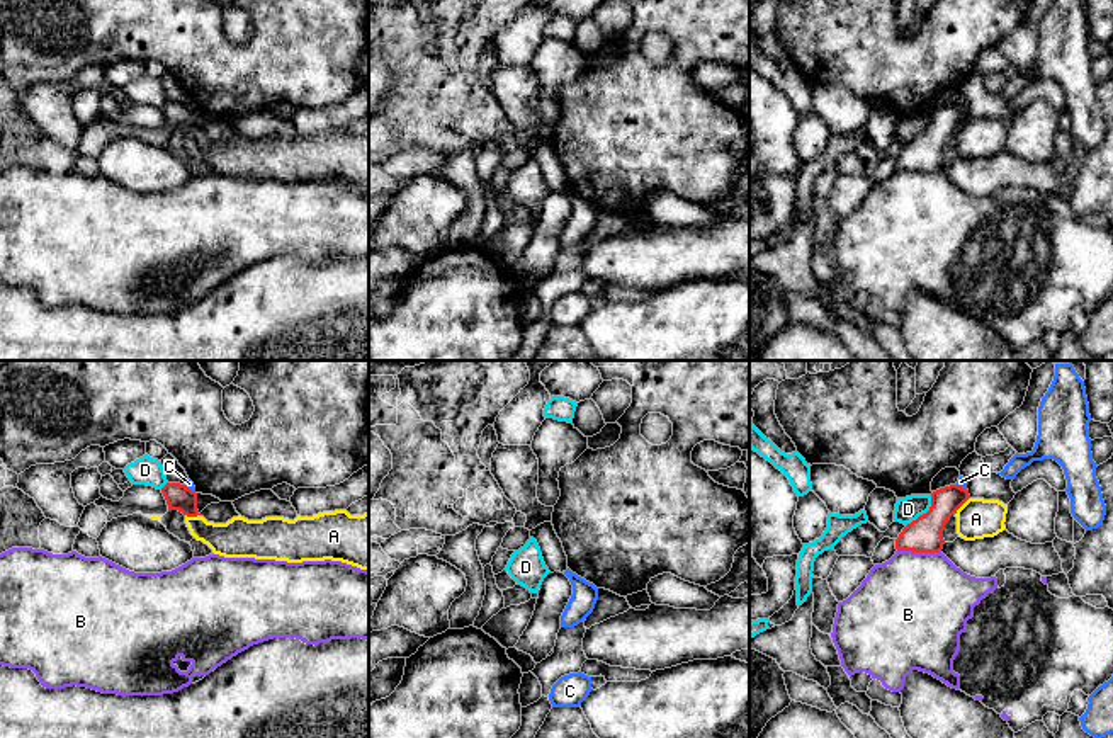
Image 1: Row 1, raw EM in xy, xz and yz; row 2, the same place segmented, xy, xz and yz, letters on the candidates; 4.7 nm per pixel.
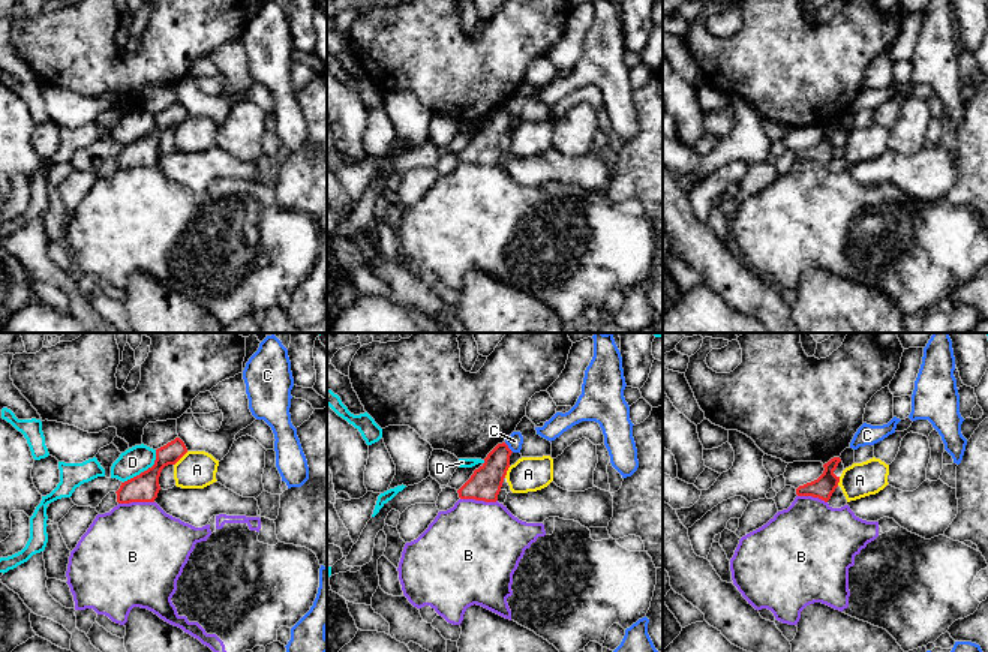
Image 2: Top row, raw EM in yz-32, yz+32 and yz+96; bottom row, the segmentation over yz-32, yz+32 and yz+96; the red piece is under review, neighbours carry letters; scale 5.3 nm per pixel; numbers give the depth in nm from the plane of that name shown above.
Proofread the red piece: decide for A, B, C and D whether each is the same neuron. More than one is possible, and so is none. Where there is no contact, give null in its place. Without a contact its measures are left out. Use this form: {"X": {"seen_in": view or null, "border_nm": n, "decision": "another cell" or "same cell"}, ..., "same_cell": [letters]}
{"A": {"seen_in": "yz", "border_nm": 110, "decision": "another cell"}, "B": {"seen_in": "yz", "border_nm": 200, "decision": "another cell"}, "C": {"seen_in": "xy", "border_nm": 70, "decision": "another cell"}, "D": {"seen_in": "yz", "border_nm": 200, "decision": "another cell"}, "same_cell": []}

